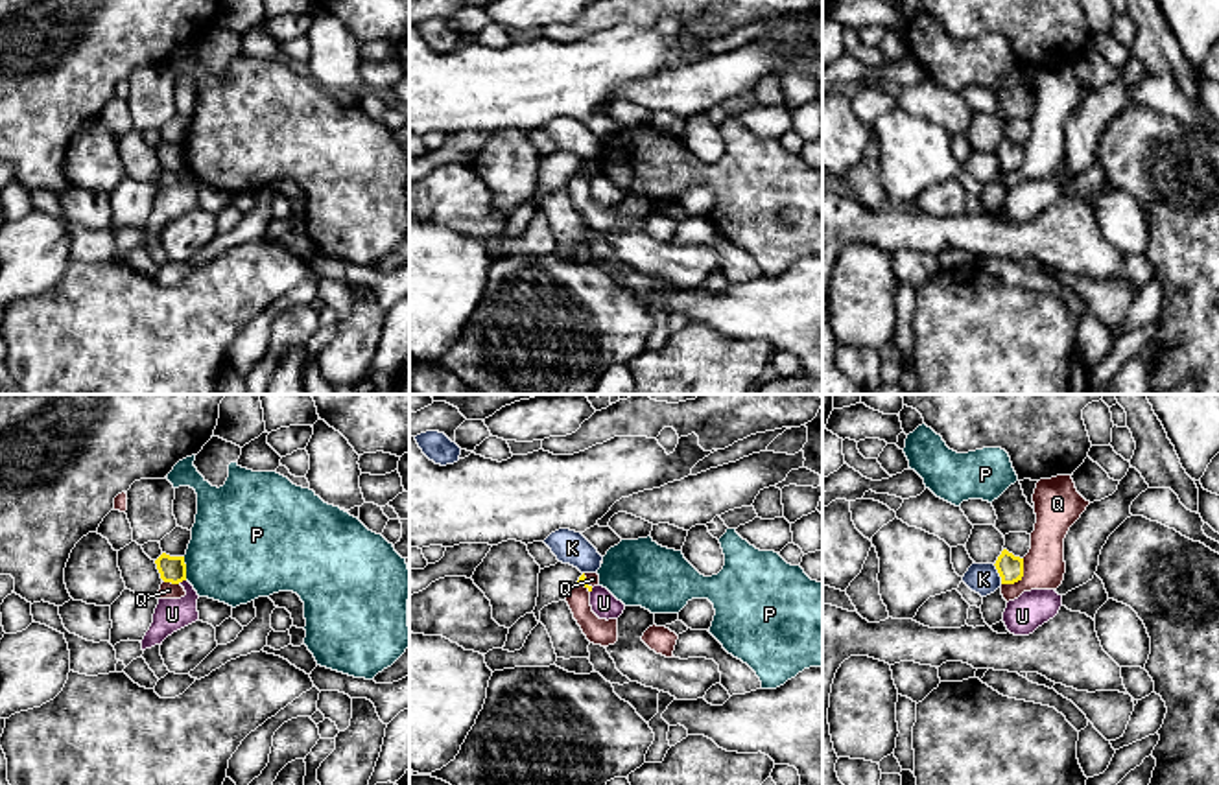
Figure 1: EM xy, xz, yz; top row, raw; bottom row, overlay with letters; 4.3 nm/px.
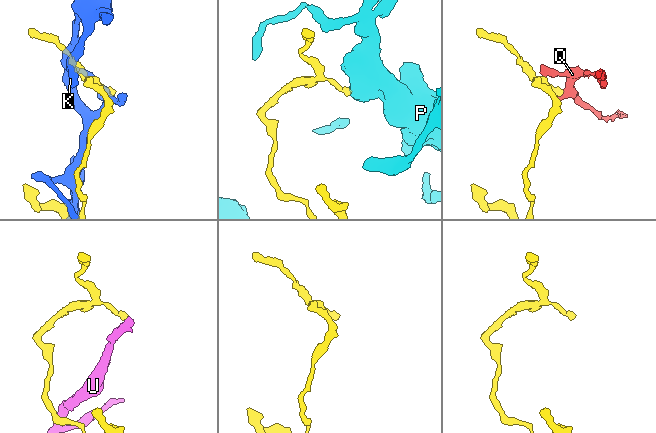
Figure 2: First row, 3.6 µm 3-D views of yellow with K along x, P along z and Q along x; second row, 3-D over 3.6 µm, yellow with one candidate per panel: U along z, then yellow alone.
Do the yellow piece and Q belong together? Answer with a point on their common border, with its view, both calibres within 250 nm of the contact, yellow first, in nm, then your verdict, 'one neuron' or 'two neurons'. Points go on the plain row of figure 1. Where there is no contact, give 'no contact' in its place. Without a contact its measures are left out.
yz (1020, 164) | 110/180 nm | two neurons

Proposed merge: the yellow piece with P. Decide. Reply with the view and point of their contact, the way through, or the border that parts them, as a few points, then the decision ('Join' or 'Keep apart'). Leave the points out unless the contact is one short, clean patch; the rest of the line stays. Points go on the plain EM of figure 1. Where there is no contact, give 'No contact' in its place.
Touches yellow at xy (185, 155). Boundary: xy (183, 144), (187, 166). Keep apart

